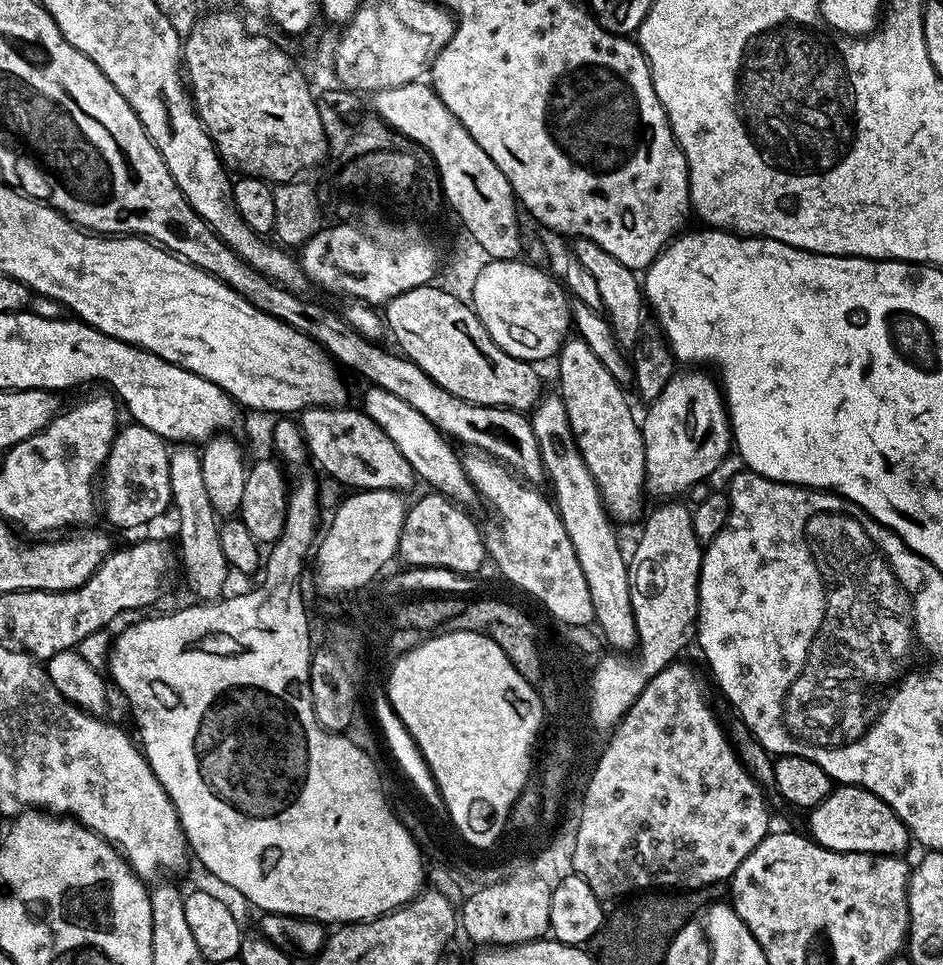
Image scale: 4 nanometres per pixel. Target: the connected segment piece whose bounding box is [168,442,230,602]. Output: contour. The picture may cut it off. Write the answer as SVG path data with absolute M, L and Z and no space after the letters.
M180 442L169 451L170 490L172 491L171 507L176 508L176 536L180 539L178 560L184 563L184 576L188 579L188 588L193 597L204 602L211 602L225 591L228 584L230 565L226 554L222 554L220 537L221 521L216 515L214 506L206 494L206 485L202 479L202 462L200 452L191 443Z

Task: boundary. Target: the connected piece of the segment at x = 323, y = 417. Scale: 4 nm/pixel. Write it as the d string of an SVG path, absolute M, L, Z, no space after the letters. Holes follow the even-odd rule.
M351 407L341 408L306 408L299 413L304 439L311 445L310 452L316 460L340 484L349 484L352 490L384 490L404 494L407 488L418 484L416 471L402 458L398 446L386 438L382 426L371 420L362 410L351 412ZM324 423L324 432L328 441L324 445L316 444L320 436L316 433L316 424ZM316 444L316 445L312 445Z

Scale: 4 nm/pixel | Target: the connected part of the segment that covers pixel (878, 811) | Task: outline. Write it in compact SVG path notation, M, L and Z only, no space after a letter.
M841 784L833 787L832 792L826 797L817 808L811 809L810 816L812 821L809 822L807 831L811 839L823 848L829 848L835 852L871 852L873 854L900 854L903 848L910 844L910 833L908 827L870 790L865 788L855 788L853 784Z

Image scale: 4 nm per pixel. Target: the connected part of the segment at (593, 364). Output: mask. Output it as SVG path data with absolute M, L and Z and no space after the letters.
M581 338L565 340L554 363L556 376L560 379L558 394L566 406L570 430L582 454L582 462L586 462L586 470L590 470L598 486L608 515L616 522L639 521L645 511L646 450L644 433L638 423L638 416L632 413L624 397L625 389L611 376L606 366L602 366L597 355Z

